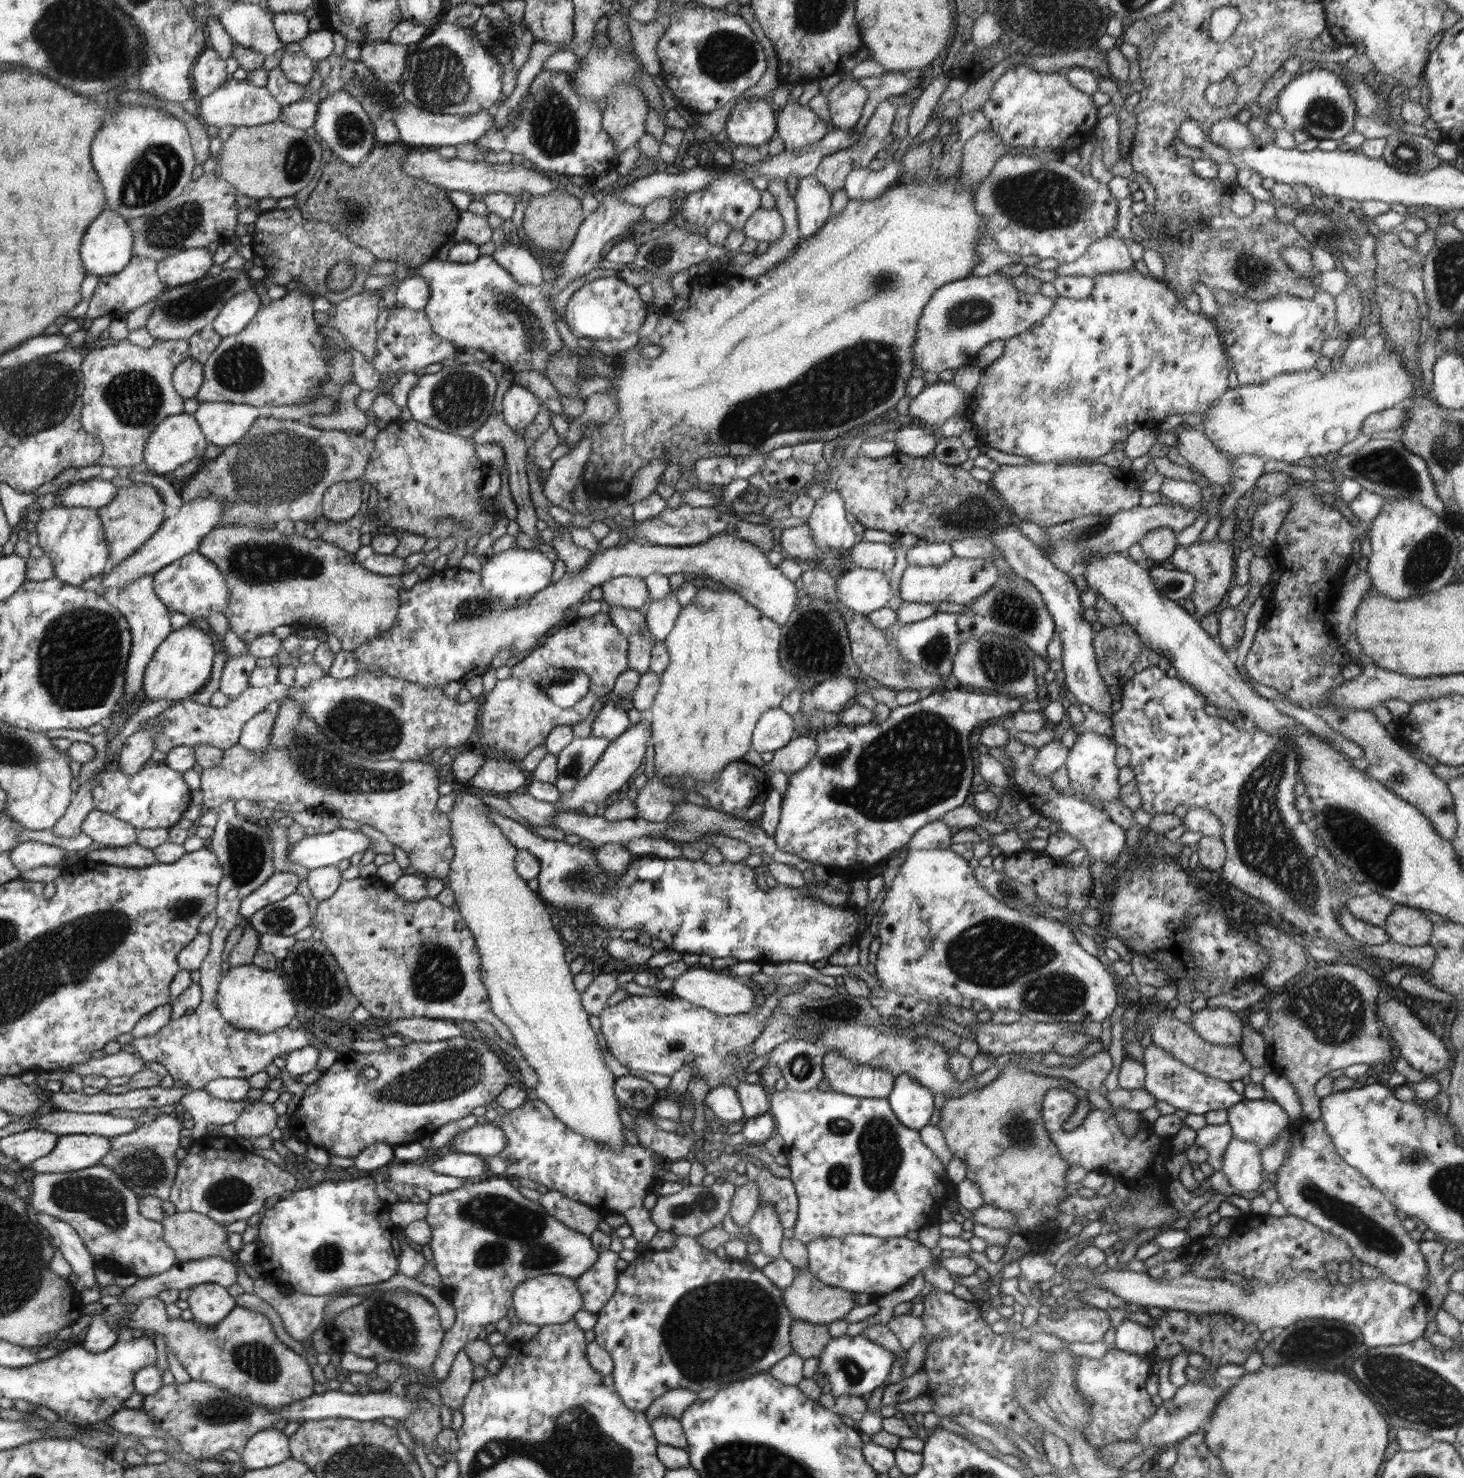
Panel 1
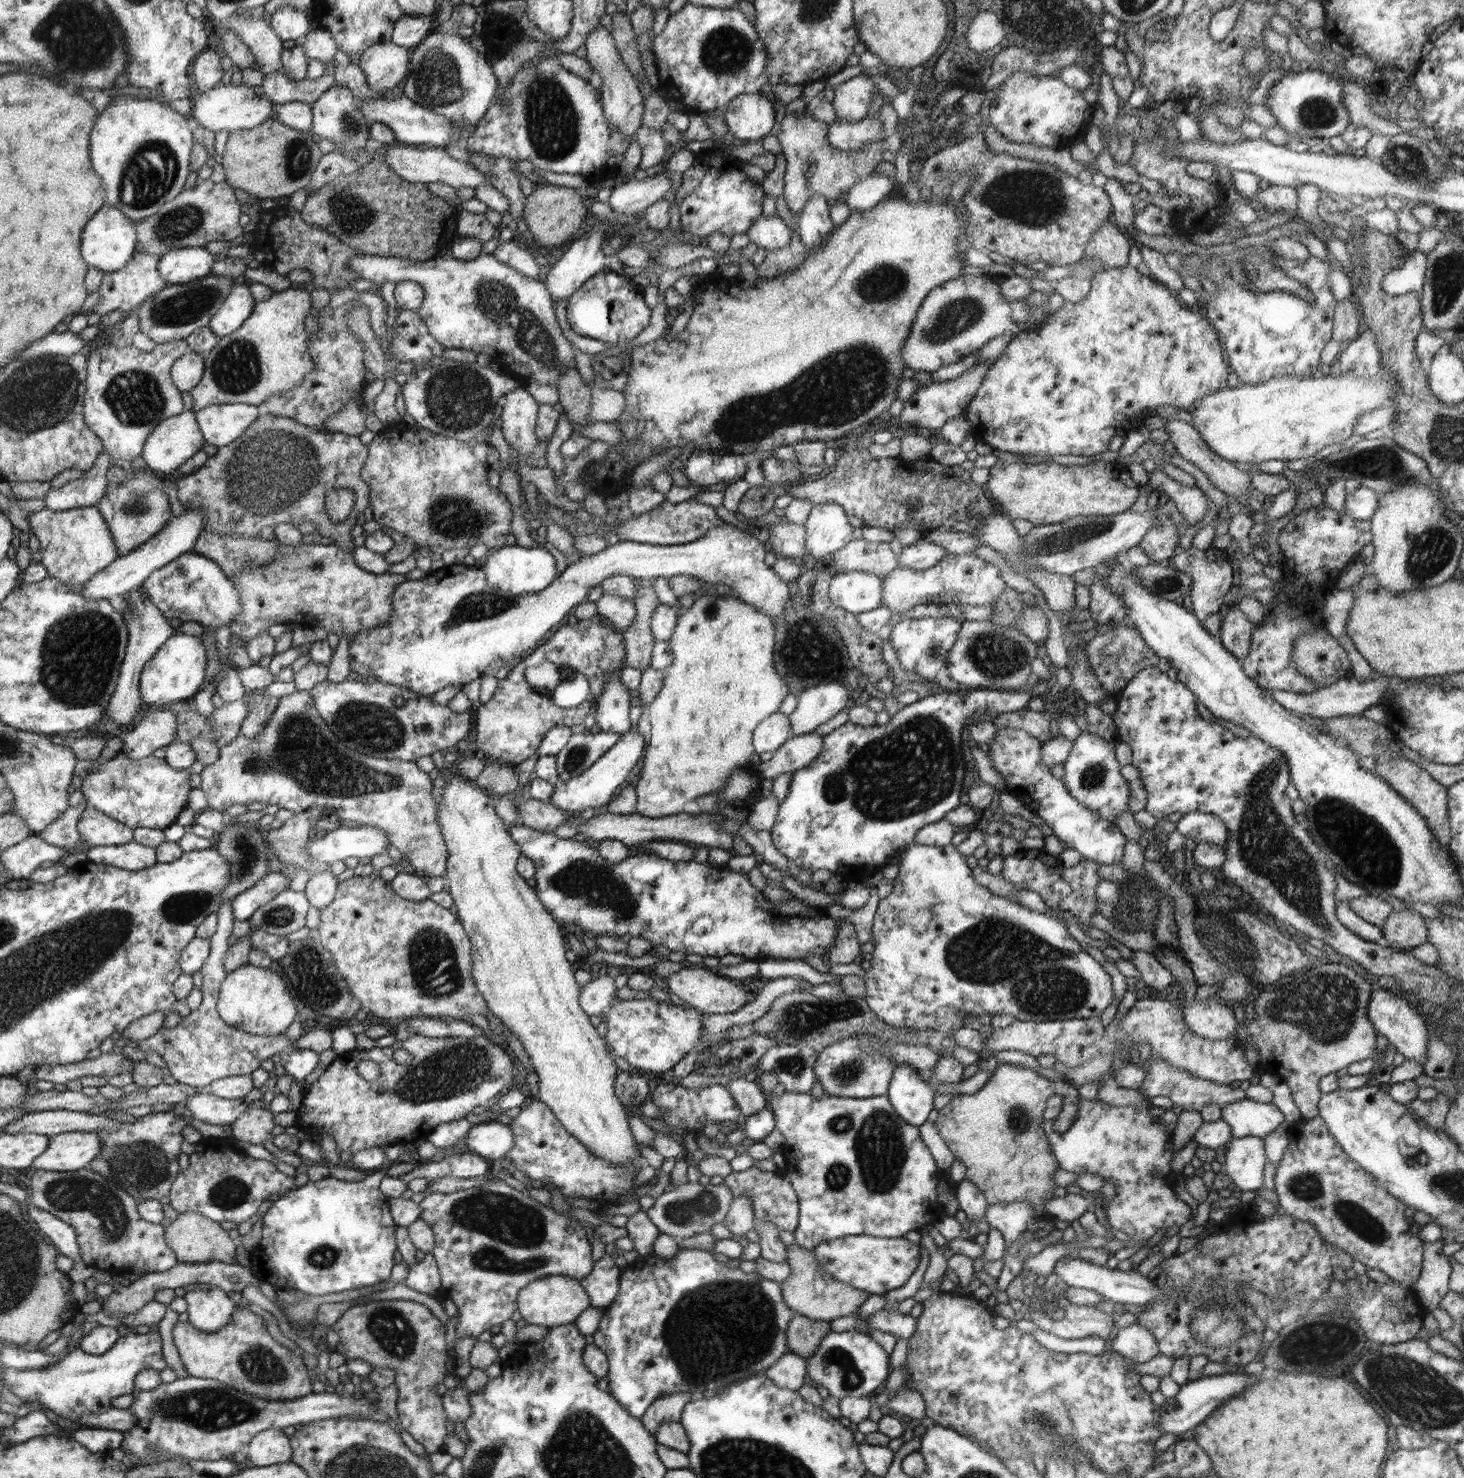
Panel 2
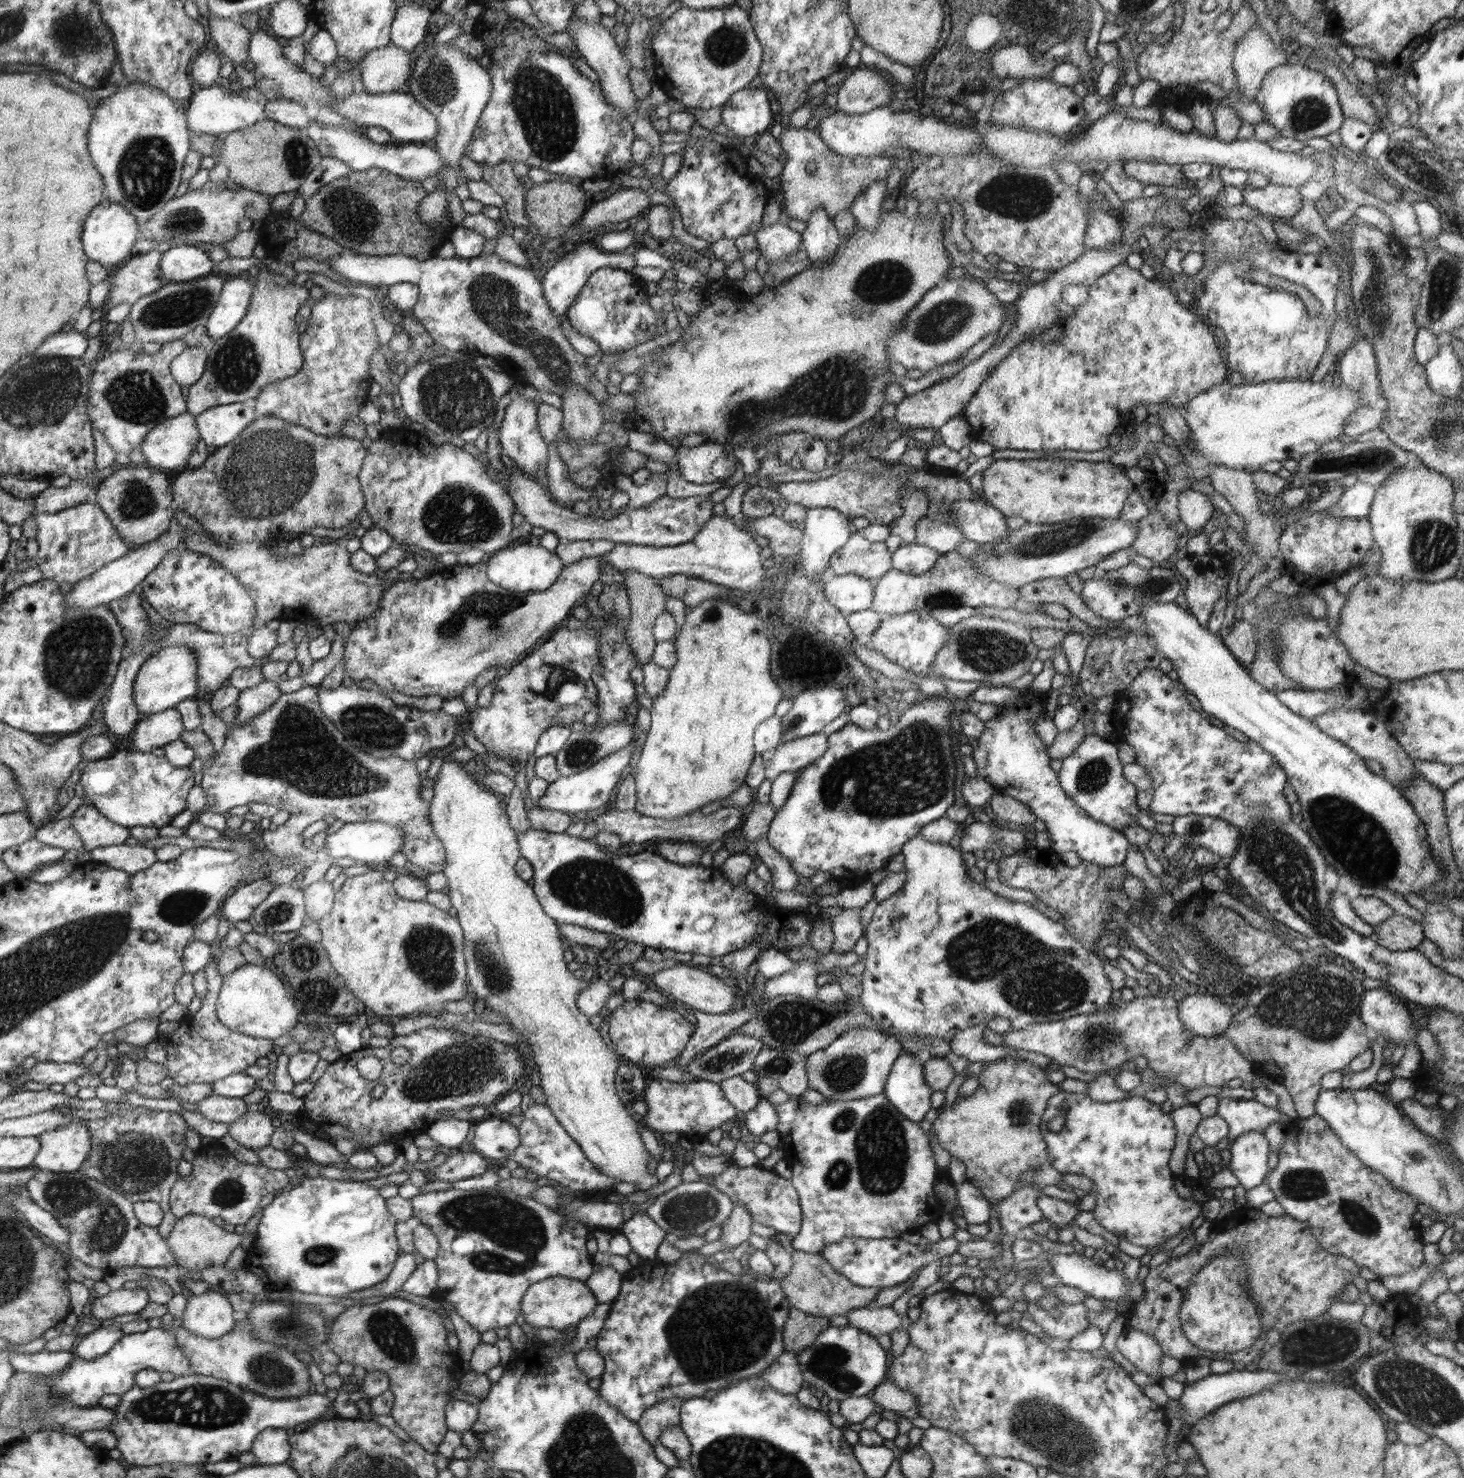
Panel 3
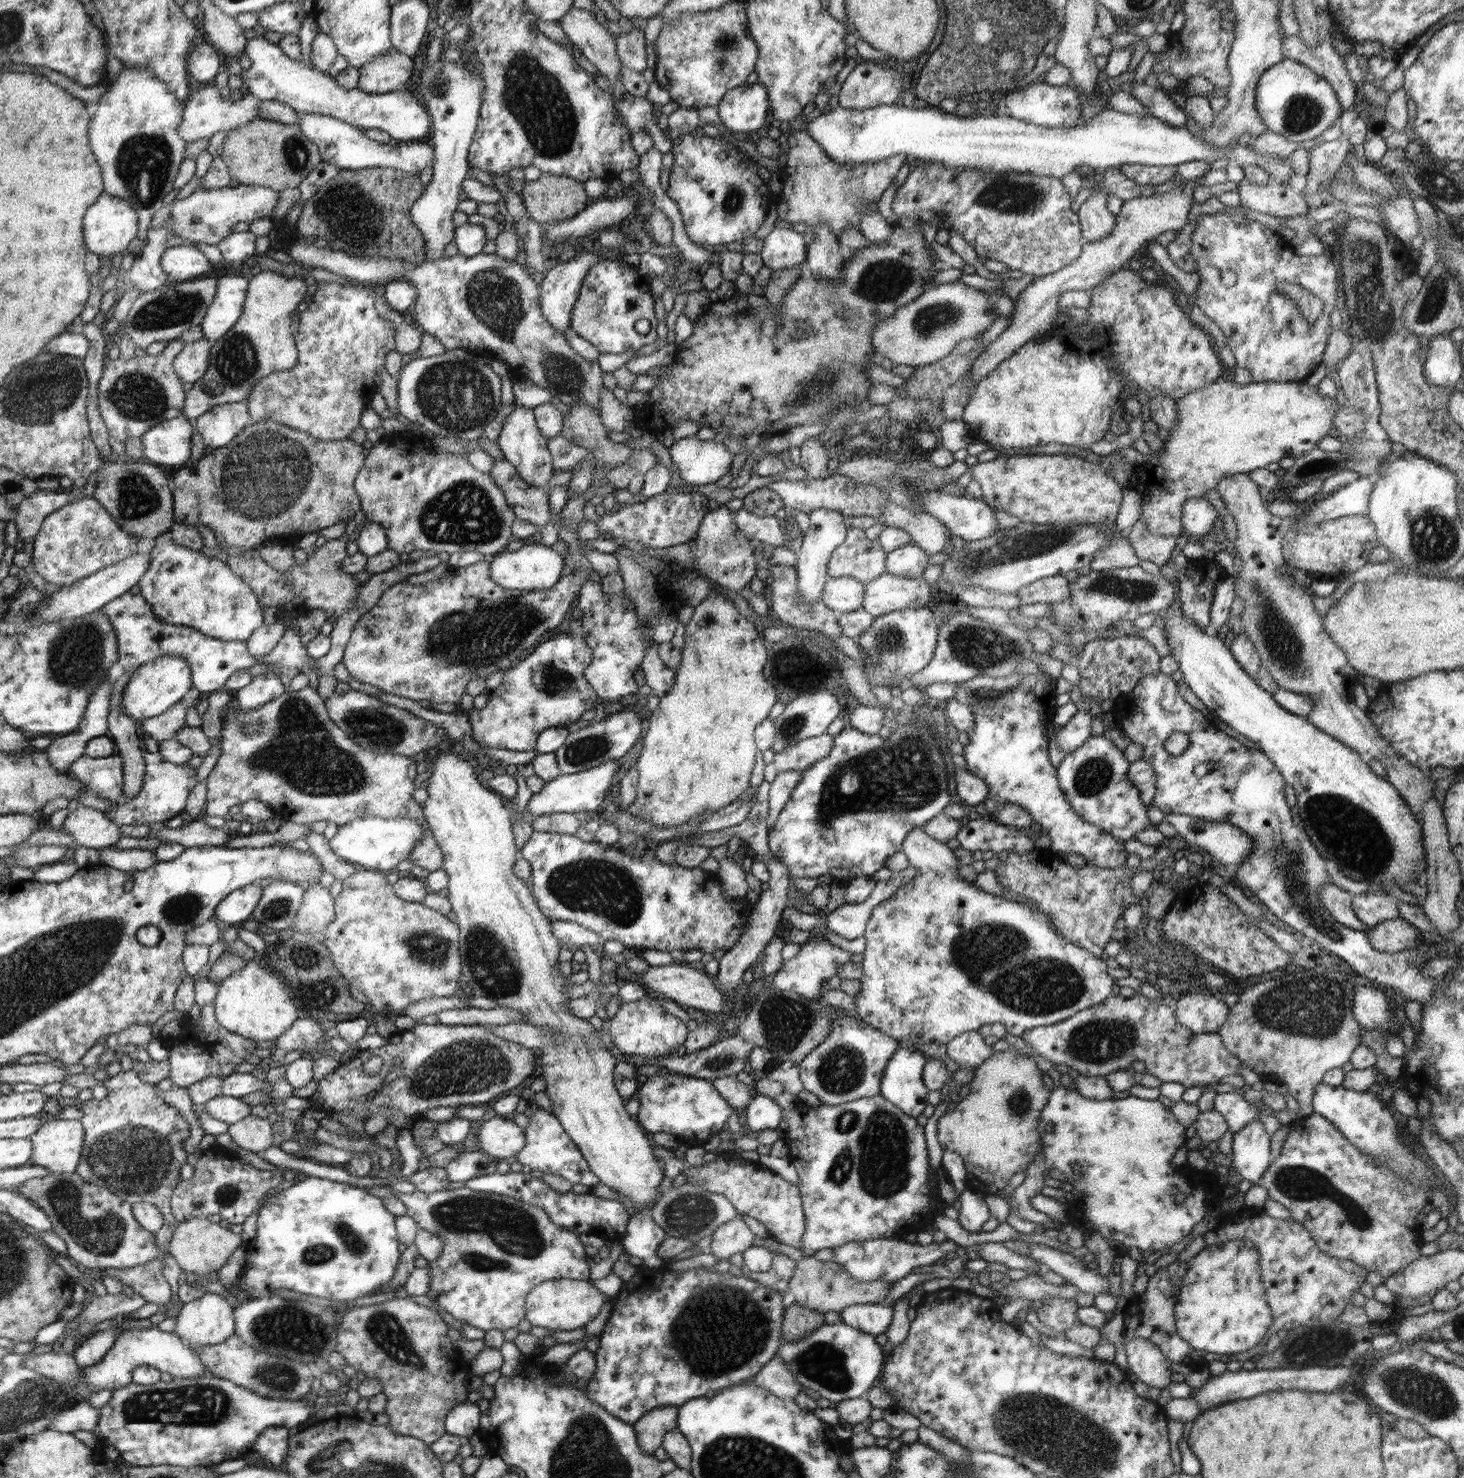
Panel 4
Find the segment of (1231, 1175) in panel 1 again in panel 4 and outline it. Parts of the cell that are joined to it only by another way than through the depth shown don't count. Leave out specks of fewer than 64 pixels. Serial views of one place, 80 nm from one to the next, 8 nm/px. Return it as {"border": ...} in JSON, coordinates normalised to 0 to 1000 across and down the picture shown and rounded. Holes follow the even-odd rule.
{"border":[[[858,757],[842,767],[841,788],[848,798],[860,802],[869,787],[868,769],[863,759]]]}

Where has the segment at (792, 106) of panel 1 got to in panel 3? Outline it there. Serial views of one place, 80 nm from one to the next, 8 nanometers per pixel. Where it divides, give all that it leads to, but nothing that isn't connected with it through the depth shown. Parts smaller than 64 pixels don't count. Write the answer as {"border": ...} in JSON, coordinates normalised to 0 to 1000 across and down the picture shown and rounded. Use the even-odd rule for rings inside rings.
{"border":[[[539,84],[531,94],[538,106],[535,117],[533,118],[536,132],[534,150],[542,148],[551,150],[559,141],[564,142],[564,145],[569,149],[575,142],[581,143],[587,130],[592,129],[599,122],[605,122],[607,114],[609,114],[611,111],[611,106],[608,108],[608,106],[605,104],[584,107],[574,106],[562,95],[558,86],[553,88],[551,86],[544,87]],[[553,111],[556,111],[555,116],[552,116]]]}

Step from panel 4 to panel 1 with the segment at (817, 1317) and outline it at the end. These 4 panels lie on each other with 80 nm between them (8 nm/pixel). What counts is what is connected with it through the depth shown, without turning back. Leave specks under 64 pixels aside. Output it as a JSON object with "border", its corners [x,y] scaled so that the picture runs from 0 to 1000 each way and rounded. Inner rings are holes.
{"border":[[[542,892],[540,901],[542,915],[550,919],[559,919],[568,905],[566,899],[566,896],[557,896],[550,893]]]}

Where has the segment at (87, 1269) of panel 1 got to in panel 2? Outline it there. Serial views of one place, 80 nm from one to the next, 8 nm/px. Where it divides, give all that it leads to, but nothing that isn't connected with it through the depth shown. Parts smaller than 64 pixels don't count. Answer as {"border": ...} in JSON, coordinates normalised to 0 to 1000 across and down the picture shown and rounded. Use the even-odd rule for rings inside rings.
{"border":[[[23,814],[18,816],[19,823],[25,827],[25,830],[33,837],[33,840],[41,846],[41,849],[47,850],[50,853],[55,853],[54,835],[48,828],[43,827],[38,822],[31,819],[27,819]]]}

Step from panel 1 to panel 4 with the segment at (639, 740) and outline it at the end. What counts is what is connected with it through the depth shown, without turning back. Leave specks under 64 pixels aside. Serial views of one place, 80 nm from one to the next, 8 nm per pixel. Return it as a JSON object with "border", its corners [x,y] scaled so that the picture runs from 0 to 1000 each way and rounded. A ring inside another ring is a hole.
{"border":[[[417,514],[404,520],[393,523],[383,523],[381,526],[374,529],[369,536],[363,538],[359,551],[361,553],[372,553],[372,551],[379,550],[406,549],[413,543],[414,536],[418,532],[418,525],[421,522],[422,514]]]}

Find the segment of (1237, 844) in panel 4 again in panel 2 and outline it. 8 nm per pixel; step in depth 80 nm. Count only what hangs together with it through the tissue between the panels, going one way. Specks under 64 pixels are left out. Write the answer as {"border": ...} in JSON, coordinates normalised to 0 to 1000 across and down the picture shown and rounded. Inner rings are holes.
{"border":[[[820,549],[808,551],[803,557],[803,562],[811,567],[814,567],[817,571],[826,570],[837,574],[839,568],[839,562],[837,558],[830,551]]]}

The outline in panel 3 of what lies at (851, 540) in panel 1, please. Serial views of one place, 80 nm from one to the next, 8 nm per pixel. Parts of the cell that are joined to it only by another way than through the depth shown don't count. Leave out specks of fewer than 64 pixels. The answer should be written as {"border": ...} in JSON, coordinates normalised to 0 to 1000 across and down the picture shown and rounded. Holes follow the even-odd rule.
{"border":[[[566,342],[555,344],[551,345],[548,358],[548,363],[546,375],[547,376],[546,382],[550,387],[548,389],[555,391],[565,391],[568,376],[579,367],[583,359],[581,351]]]}

